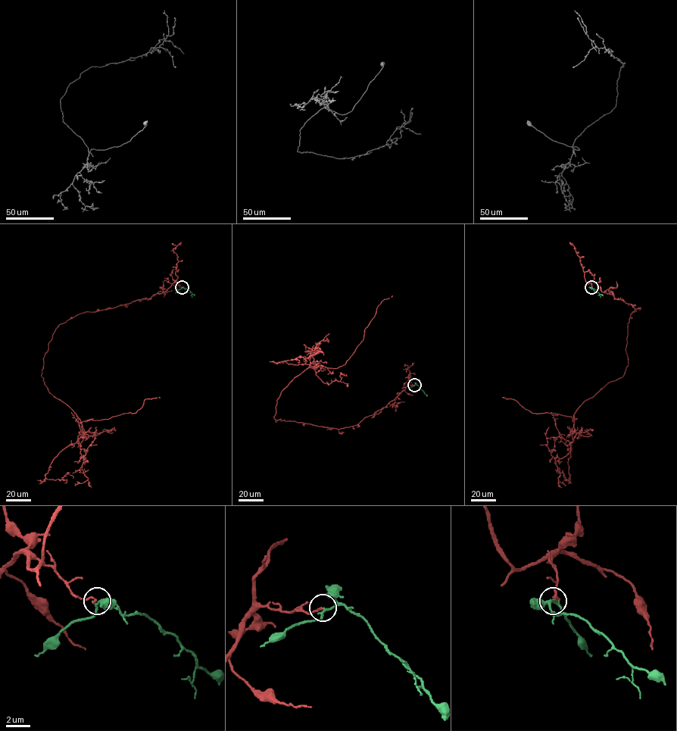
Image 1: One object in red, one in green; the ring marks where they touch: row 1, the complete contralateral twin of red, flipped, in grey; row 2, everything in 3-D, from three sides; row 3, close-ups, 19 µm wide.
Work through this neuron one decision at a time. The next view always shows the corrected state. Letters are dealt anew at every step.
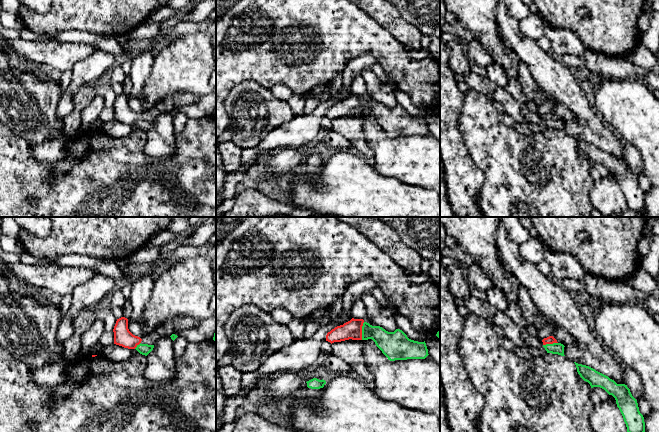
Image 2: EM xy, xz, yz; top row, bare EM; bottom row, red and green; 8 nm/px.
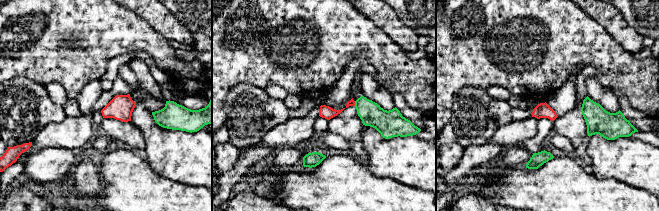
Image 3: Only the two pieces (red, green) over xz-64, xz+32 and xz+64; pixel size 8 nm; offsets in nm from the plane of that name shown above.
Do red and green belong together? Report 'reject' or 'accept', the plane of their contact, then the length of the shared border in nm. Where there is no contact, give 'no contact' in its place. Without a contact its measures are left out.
reject; contact in xz; length 150 nm

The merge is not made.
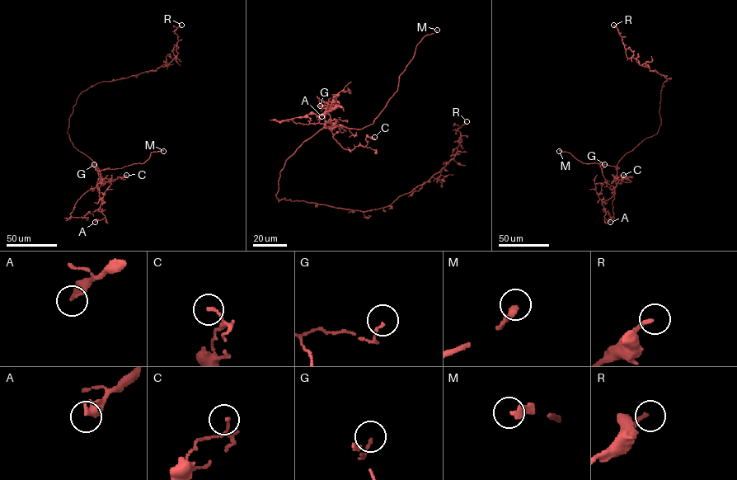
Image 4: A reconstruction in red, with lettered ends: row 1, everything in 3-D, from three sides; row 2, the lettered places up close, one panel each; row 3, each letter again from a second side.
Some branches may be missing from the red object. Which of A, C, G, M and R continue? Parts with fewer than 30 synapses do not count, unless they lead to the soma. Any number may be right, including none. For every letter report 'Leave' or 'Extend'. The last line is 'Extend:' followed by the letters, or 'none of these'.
A: Leave
C: Leave
G: Leave
M: Extend
R: Leave
Extend: M

